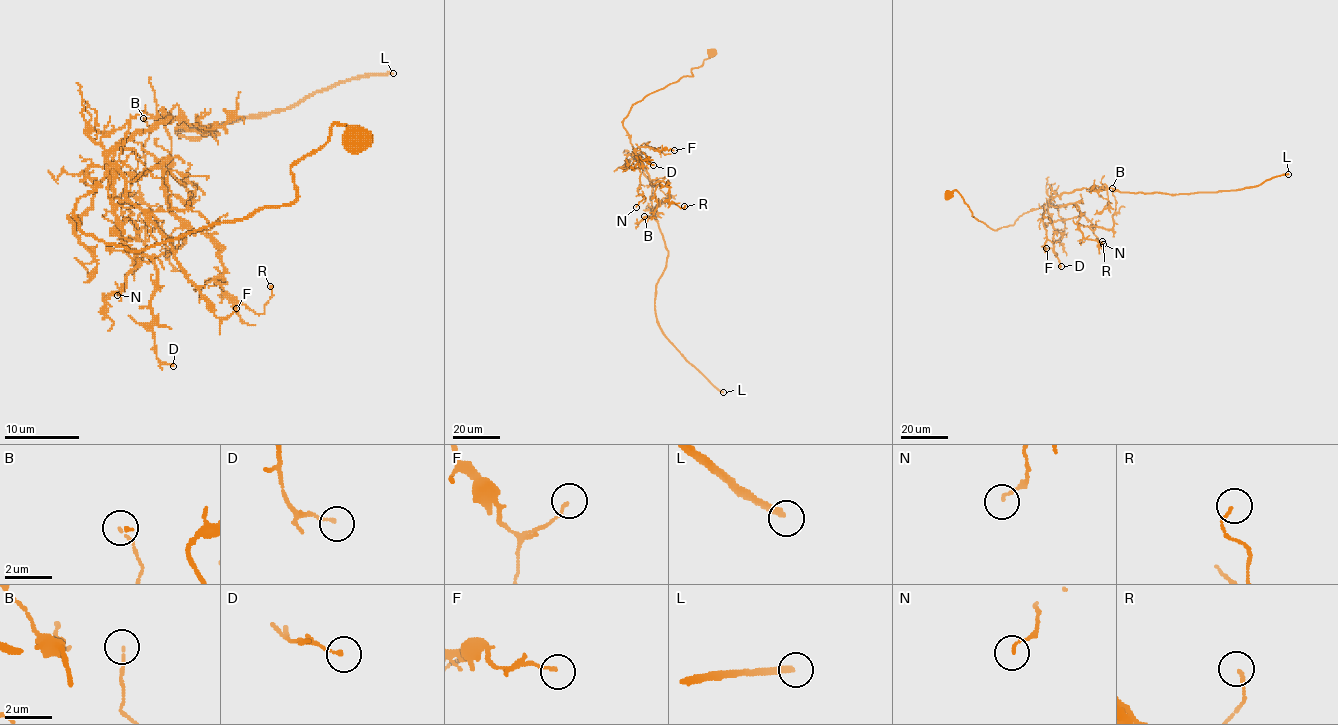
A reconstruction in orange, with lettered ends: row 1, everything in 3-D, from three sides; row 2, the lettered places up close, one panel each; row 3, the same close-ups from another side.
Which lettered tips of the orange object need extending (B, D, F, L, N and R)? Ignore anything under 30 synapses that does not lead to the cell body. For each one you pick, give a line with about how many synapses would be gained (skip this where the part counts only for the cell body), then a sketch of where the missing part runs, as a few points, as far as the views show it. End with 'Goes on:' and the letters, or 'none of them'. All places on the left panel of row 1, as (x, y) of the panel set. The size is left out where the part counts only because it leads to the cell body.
L: Roughly 200 synapses
Goes on: L

